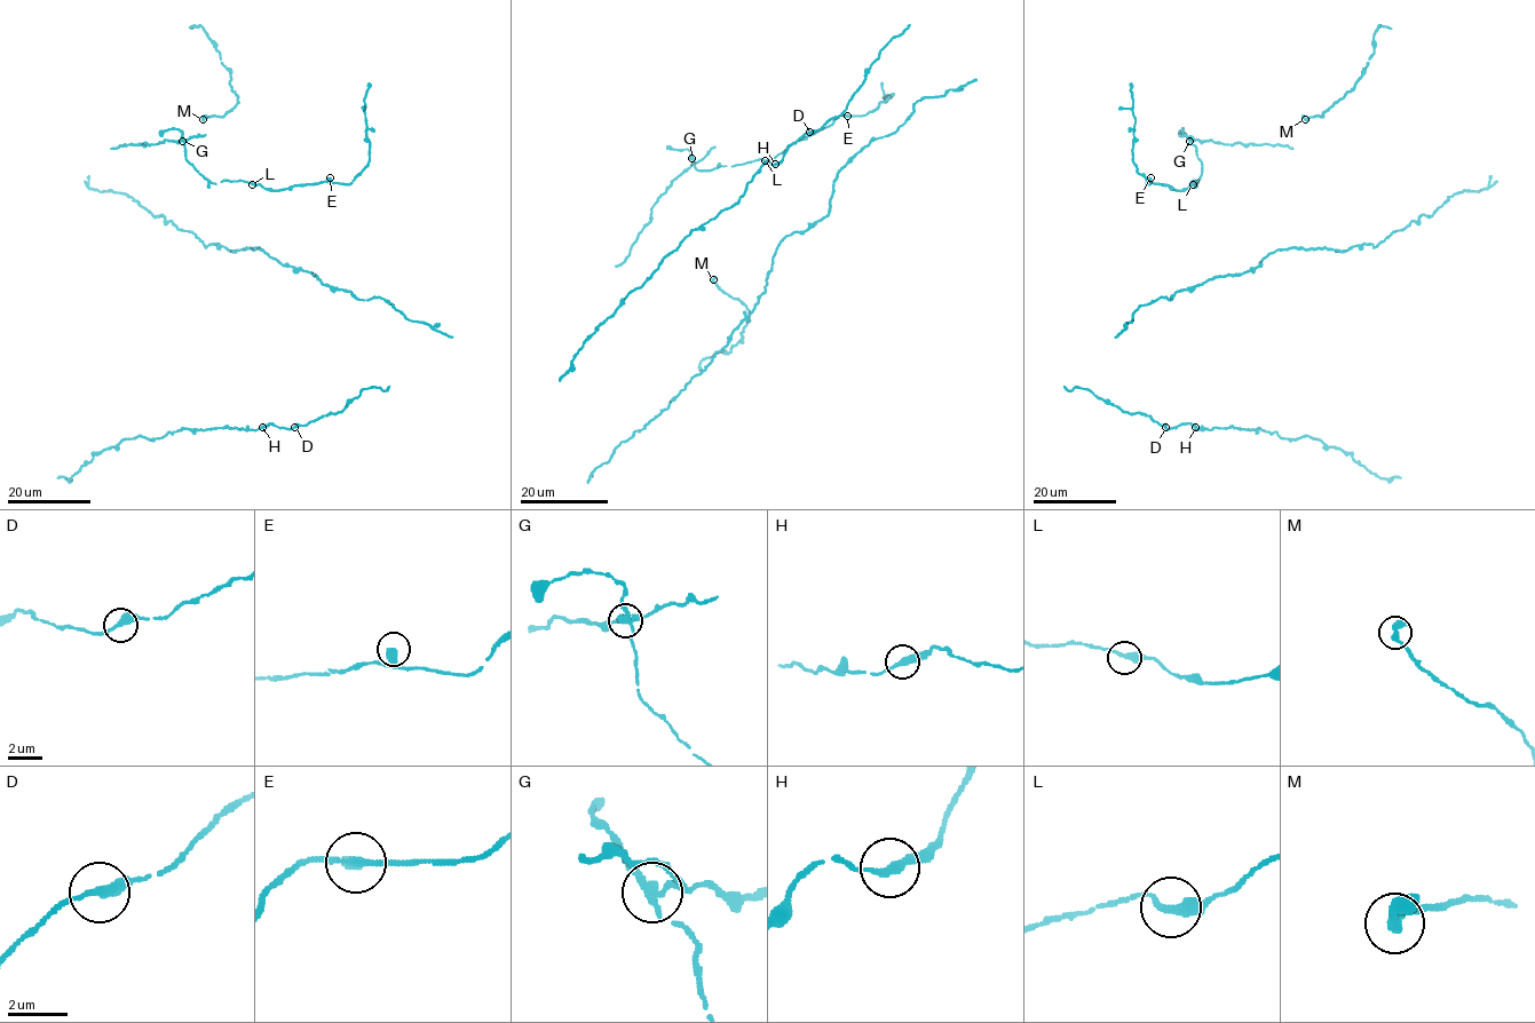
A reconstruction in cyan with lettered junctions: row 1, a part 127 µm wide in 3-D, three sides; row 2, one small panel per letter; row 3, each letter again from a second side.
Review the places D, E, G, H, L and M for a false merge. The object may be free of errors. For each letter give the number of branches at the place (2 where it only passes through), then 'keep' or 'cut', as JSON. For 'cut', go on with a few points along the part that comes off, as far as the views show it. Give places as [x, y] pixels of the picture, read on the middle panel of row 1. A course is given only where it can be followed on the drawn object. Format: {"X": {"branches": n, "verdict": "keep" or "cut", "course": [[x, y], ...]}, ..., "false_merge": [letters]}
{"D": {"branches": 2, "verdict": "keep"}, "E": {"branches": 2, "verdict": "keep"}, "G": {"branches": 2, "verdict": "cut", "course": [[690, 158], [693, 163], [651, 208], [651, 220], [631, 247], [630, 255], [616, 267]]}, "H": {"branches": 2, "verdict": "keep"}, "L": {"branches": 2, "verdict": "keep"}, "M": {"branches": 2, "verdict": "keep"}, "false_merge": ["G"]}

